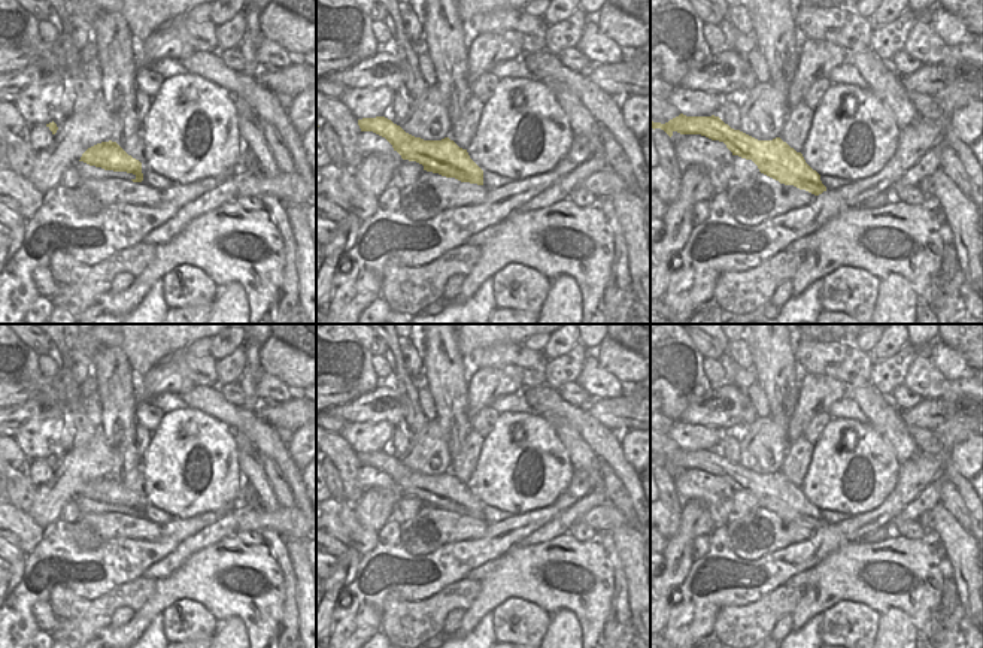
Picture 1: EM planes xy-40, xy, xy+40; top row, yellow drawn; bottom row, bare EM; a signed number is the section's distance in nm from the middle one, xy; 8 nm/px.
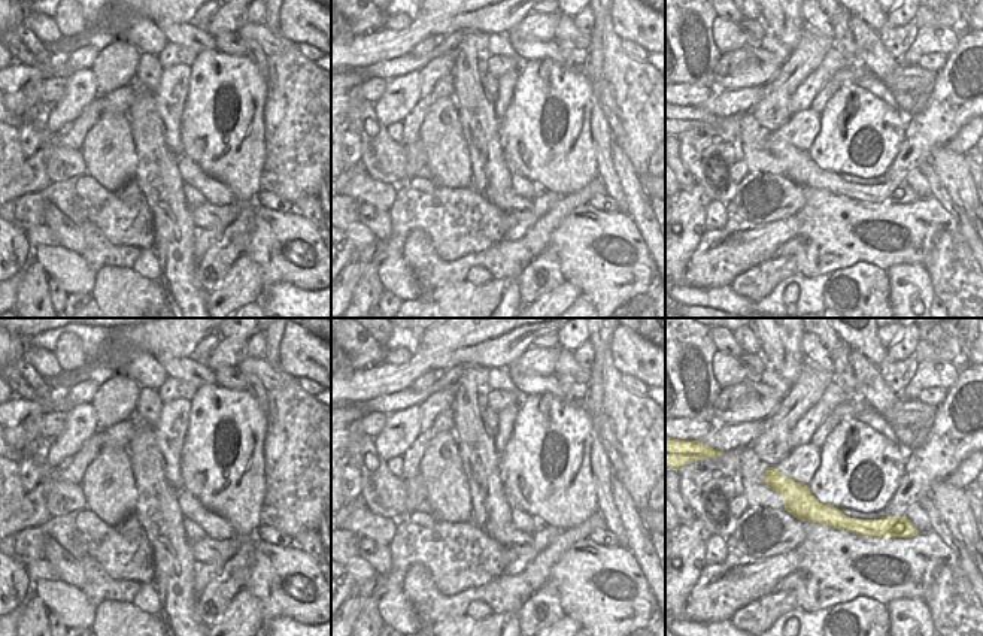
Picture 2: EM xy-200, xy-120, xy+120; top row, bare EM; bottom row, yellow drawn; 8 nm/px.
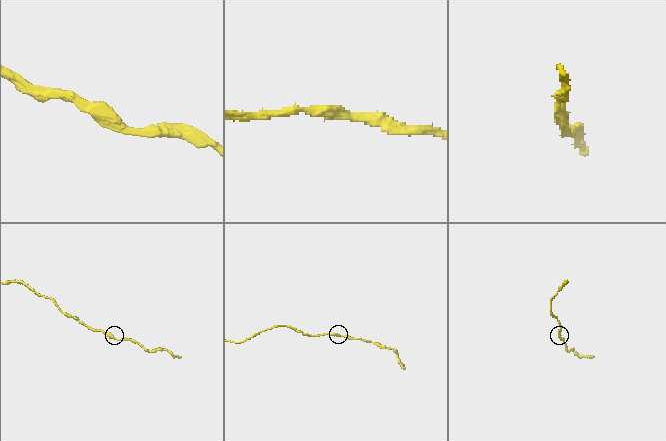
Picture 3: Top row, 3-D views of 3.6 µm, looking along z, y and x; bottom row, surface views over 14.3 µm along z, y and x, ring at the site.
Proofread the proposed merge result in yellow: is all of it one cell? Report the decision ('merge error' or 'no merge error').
no merge error

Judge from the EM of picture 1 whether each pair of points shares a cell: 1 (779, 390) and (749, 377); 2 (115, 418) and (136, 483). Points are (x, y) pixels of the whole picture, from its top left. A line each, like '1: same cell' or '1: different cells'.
1: different cells
2: same cell

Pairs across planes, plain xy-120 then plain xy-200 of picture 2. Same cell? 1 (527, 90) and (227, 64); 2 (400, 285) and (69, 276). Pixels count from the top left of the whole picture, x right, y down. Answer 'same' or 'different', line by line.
1: same
2: same

